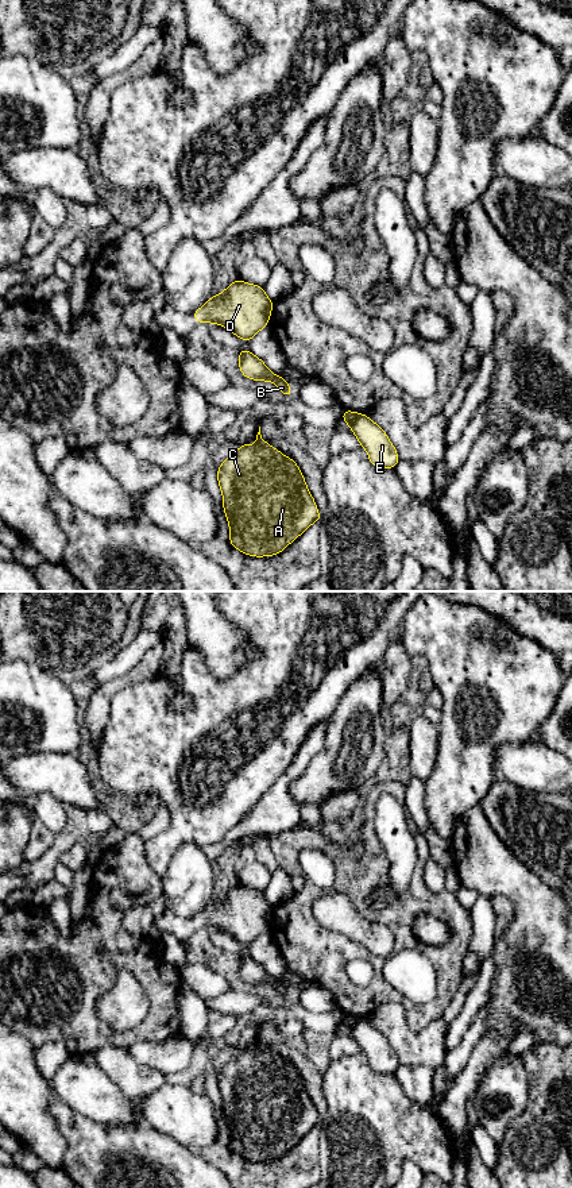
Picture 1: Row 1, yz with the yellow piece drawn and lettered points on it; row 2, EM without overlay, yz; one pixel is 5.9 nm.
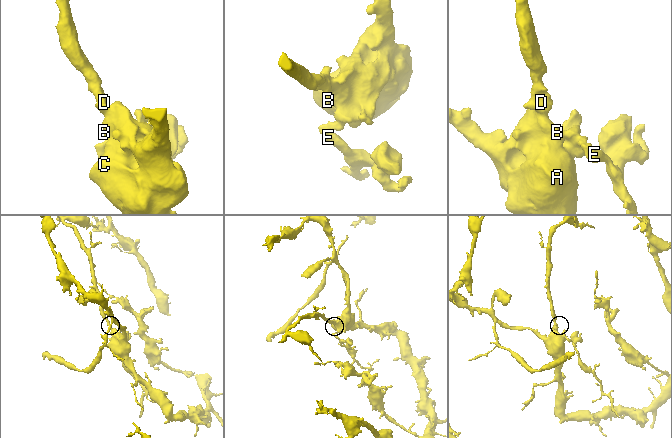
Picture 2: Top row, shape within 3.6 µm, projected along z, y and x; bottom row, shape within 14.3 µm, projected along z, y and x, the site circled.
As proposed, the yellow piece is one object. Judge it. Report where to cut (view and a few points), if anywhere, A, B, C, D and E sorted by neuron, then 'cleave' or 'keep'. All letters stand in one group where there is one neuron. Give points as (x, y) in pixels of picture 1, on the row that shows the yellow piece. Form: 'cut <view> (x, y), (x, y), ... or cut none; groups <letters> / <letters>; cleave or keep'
cut yz (362, 415), (348, 424); groups A B C D / E; cleave

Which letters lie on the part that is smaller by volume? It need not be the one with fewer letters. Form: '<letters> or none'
E

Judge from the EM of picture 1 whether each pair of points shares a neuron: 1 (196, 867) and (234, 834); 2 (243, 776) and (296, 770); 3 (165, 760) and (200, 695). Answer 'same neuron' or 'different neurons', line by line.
1: different neurons
2: different neurons
3: same neuron

